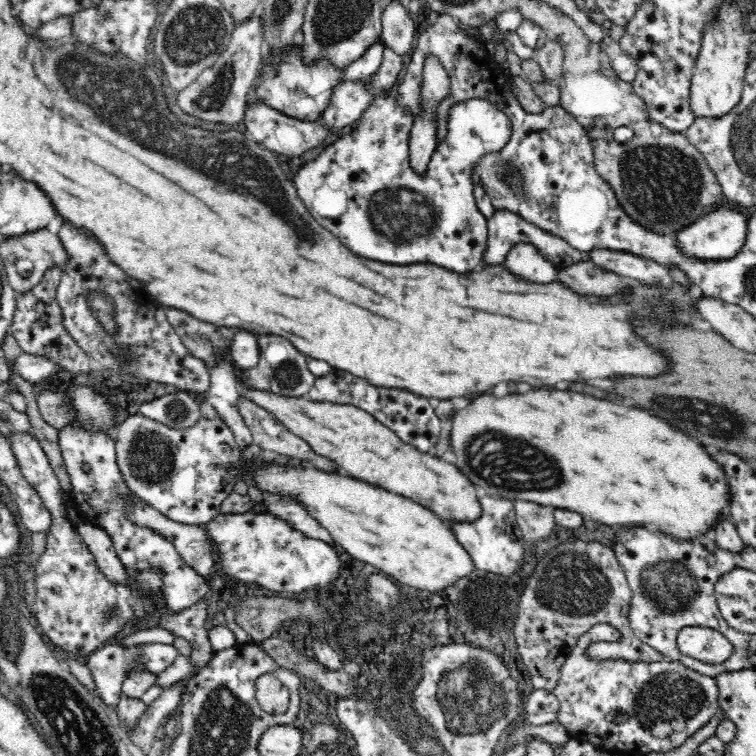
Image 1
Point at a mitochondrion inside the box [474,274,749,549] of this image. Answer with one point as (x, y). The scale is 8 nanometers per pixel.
(670, 308)

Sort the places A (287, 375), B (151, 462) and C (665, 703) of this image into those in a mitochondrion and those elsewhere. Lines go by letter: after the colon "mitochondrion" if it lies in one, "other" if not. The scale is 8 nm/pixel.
A: mitochondrion
B: mitochondrion
C: mitochondrion

